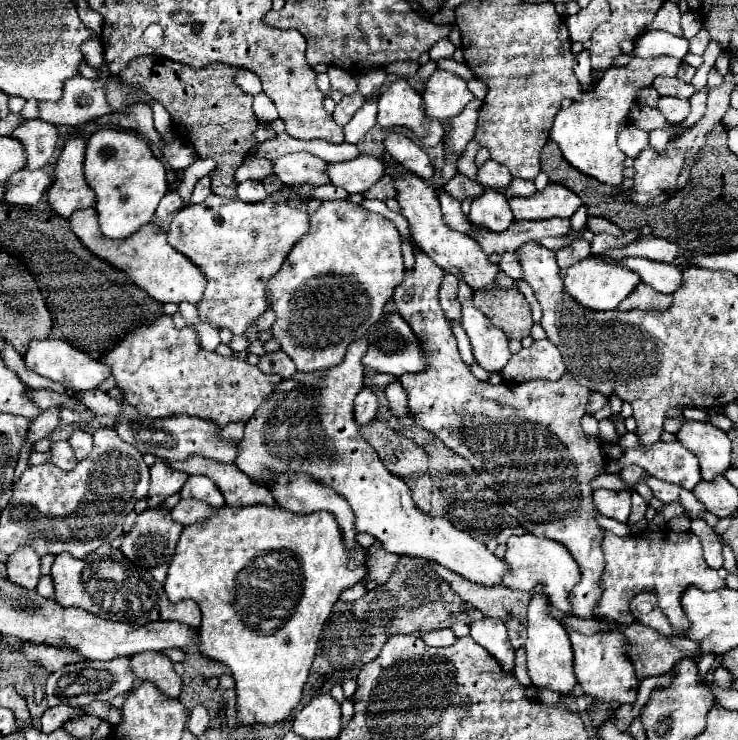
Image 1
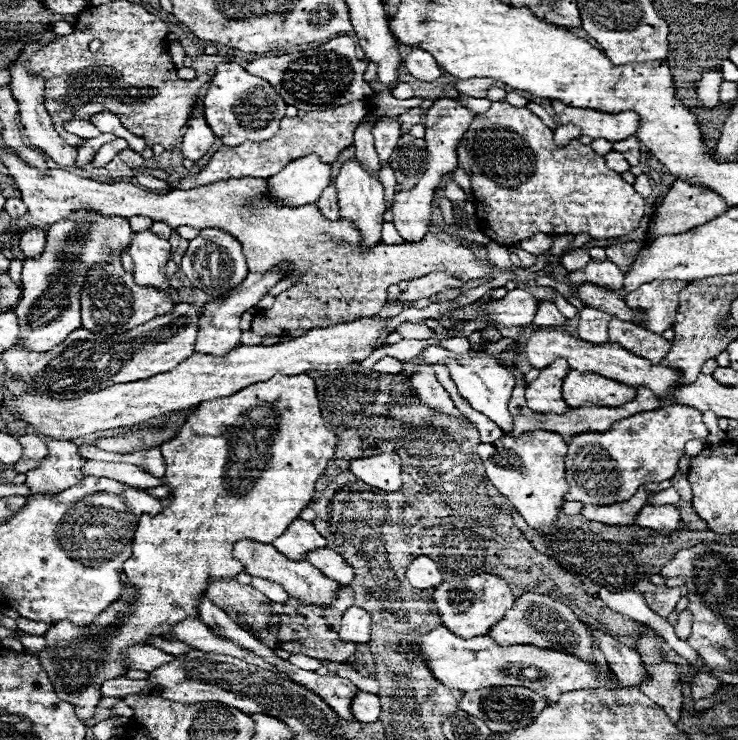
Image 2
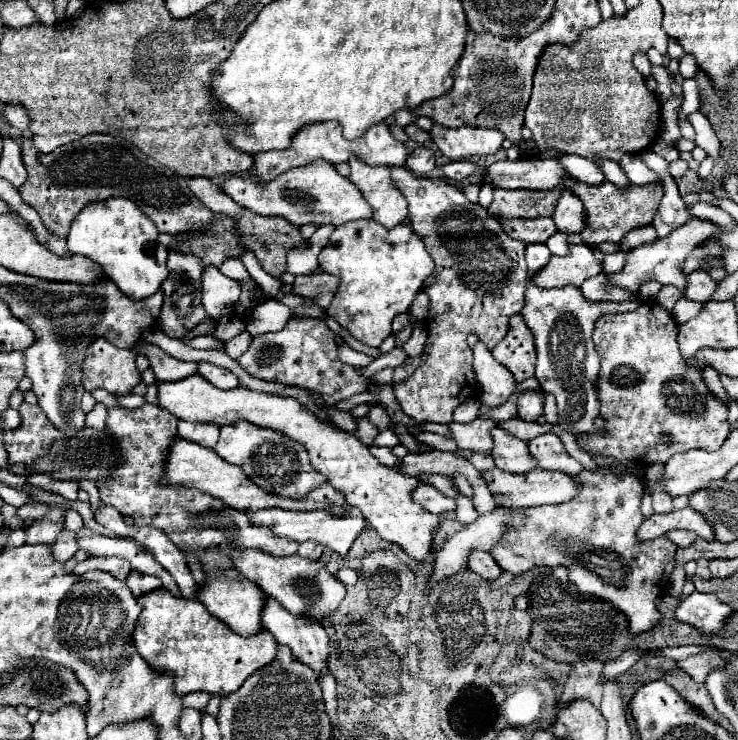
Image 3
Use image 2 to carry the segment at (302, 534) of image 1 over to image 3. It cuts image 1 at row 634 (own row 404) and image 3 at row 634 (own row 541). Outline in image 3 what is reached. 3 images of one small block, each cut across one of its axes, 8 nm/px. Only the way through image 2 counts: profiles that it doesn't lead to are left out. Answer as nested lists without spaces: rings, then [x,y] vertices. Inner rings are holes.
[[[166,588],[152,590],[138,598],[142,612],[134,628],[134,644],[138,654],[160,672],[174,672],[176,694],[184,696],[188,692],[204,690],[218,696],[236,692],[244,680],[270,664],[278,654],[276,638],[262,628],[260,634],[240,636],[230,630],[222,620],[214,618],[202,602],[192,598],[174,596]]]

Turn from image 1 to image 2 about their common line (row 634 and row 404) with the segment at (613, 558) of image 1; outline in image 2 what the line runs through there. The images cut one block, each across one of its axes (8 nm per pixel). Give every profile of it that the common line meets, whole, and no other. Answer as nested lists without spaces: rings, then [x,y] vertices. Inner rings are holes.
[[[664,406],[618,420],[608,432],[584,432],[568,444],[566,480],[570,484],[566,500],[584,504],[618,504],[634,496],[648,482],[664,482],[676,474],[678,458],[688,440],[706,438],[708,430],[702,414],[690,406]]]

